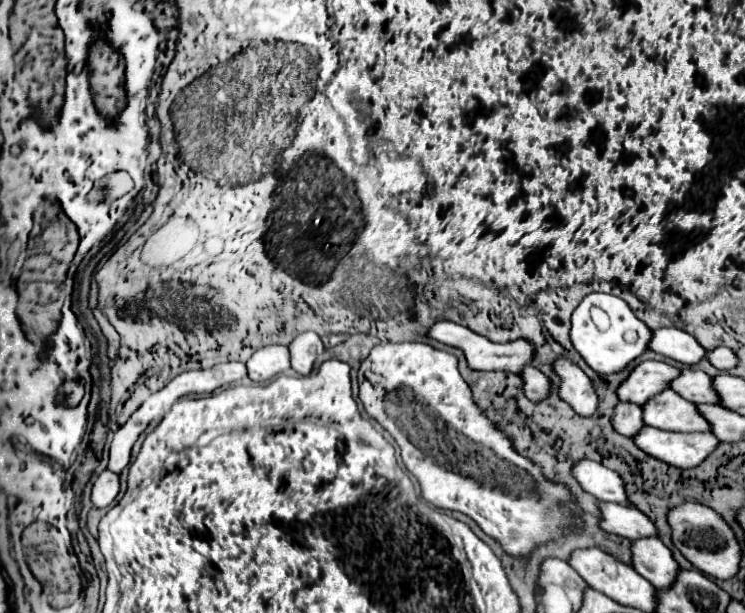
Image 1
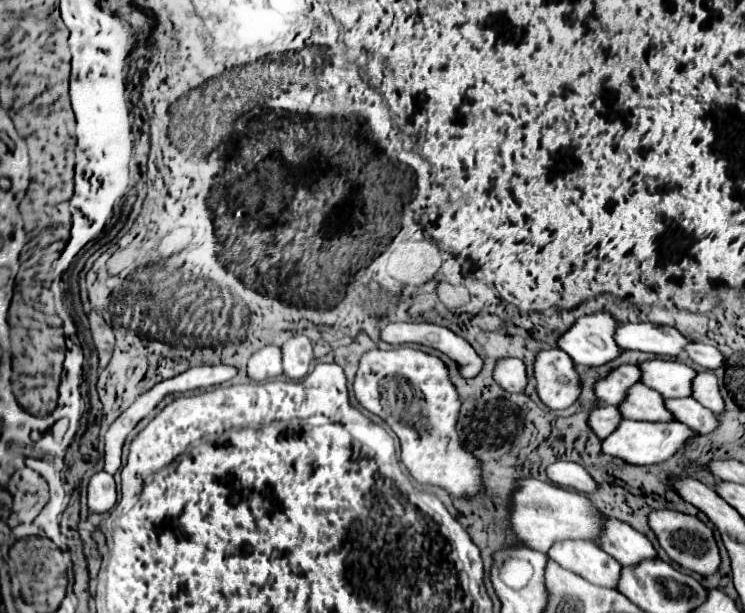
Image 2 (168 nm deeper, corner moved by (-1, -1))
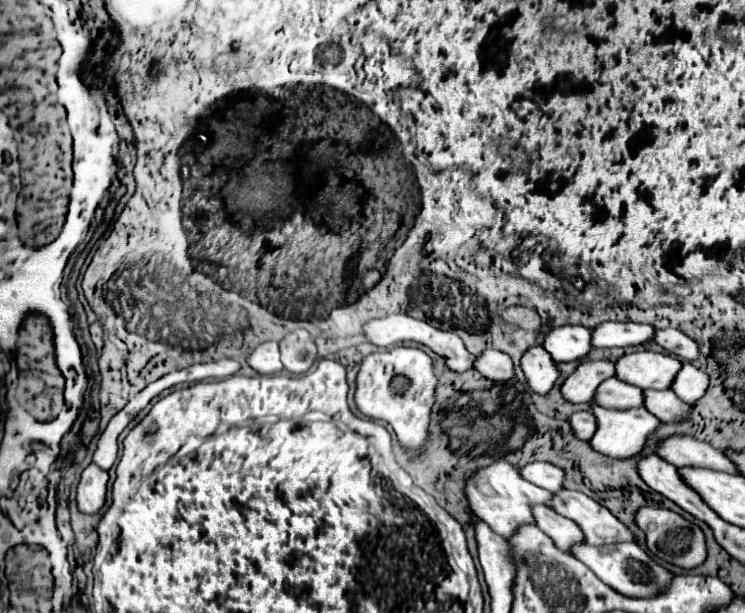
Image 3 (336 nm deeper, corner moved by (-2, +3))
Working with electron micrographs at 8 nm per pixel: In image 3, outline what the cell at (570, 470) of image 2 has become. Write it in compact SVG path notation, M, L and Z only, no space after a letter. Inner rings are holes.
M531 462L523 468L519 468L519 474L527 482L531 482L539 488L545 488L549 492L557 492L563 488L563 470L549 462Z

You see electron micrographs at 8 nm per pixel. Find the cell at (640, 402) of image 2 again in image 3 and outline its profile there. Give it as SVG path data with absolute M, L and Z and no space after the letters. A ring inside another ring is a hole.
M607 378L605 382L601 382L593 400L599 406L615 408L615 410L629 410L629 408L643 406L641 390L637 386L629 386L627 382L621 382L617 378Z

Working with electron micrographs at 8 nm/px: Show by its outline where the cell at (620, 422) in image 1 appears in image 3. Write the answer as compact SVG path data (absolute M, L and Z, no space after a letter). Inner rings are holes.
M575 412L571 418L569 418L569 424L573 428L573 436L579 438L579 440L589 440L593 436L593 430L595 430L595 420L593 420L593 414L589 412Z

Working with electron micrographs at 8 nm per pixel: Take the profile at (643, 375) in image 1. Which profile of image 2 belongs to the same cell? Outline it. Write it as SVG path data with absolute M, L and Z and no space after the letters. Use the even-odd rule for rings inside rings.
M620 366L616 370L612 370L604 380L600 380L594 390L596 396L604 402L604 404L622 404L628 396L628 390L638 384L642 378L642 372L638 366Z

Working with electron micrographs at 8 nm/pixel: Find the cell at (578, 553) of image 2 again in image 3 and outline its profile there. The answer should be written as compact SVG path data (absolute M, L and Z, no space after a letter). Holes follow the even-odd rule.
M535 504L531 506L533 510L533 518L537 522L537 528L543 530L547 536L551 536L551 540L561 546L561 550L571 552L573 542L583 542L583 534L581 528L577 528L575 522L561 518L559 514L553 514L553 510L549 510L543 504Z

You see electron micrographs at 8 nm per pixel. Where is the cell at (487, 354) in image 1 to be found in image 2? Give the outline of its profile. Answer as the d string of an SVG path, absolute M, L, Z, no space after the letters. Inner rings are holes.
M398 322L388 324L380 332L382 340L390 342L395 347L410 346L417 350L432 346L448 354L460 366L460 374L464 378L474 378L482 370L482 358L478 352L456 332L446 326L432 324L432 322Z

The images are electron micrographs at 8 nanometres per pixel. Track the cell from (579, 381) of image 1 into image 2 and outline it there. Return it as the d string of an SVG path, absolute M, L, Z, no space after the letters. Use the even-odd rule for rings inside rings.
M560 348L542 350L536 356L534 378L540 400L552 410L572 406L582 394L580 374L572 358L568 358L568 354Z

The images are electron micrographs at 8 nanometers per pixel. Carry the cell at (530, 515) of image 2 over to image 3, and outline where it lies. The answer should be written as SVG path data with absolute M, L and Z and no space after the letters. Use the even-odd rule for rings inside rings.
M497 460L485 468L479 468L471 478L465 480L465 496L467 496L471 512L477 518L489 524L489 528L501 534L503 538L509 538L521 524L535 524L531 514L531 504L535 502L545 504L551 498L551 492L541 490L539 486L533 486L531 482L525 482L517 474L517 468L513 468L505 460Z

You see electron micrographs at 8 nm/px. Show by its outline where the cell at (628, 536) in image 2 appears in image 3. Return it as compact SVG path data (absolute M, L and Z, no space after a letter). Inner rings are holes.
M563 488L553 494L547 506L563 518L573 520L583 530L585 542L593 546L633 542L633 534L629 532L629 528L625 528L605 506L581 492Z

